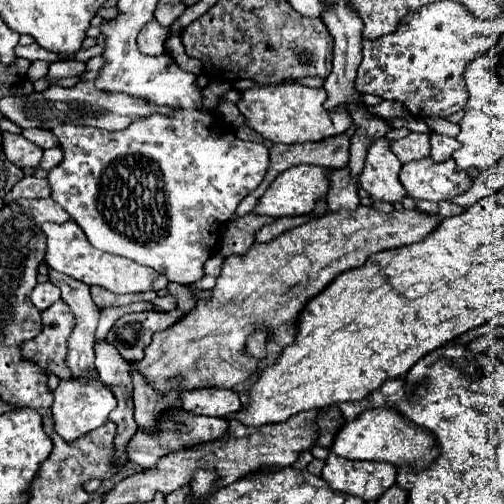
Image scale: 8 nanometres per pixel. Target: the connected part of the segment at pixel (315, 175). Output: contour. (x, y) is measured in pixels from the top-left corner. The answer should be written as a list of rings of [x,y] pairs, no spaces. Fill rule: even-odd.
[[[296,165],[296,167],[282,171],[272,183],[272,187],[268,187],[264,197],[260,199],[260,205],[256,205],[254,213],[270,215],[276,219],[282,215],[304,215],[304,213],[314,211],[316,201],[326,197],[330,189],[330,173],[332,169],[324,169],[318,165]]]

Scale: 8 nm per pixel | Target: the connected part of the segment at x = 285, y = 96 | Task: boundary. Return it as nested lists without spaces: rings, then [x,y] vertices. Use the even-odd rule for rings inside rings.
[[[286,83],[276,87],[250,87],[242,91],[242,99],[236,103],[246,125],[260,133],[270,143],[306,143],[324,141],[328,137],[344,133],[352,125],[352,117],[344,109],[328,113],[324,109],[326,91],[304,87],[300,83]]]

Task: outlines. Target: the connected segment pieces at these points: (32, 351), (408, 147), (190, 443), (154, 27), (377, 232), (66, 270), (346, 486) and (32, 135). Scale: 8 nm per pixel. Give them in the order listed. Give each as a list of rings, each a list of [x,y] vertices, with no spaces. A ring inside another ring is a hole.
[[[60,299],[52,309],[42,311],[44,331],[34,339],[20,345],[20,353],[26,361],[38,365],[44,373],[52,373],[58,379],[72,379],[72,373],[66,365],[68,337],[76,325],[74,313]]]
[[[410,133],[404,139],[392,141],[390,149],[402,163],[408,163],[408,161],[428,157],[430,155],[430,141],[428,141],[426,133]]]
[[[172,409],[172,411],[164,413],[164,421],[160,421],[160,433],[156,433],[156,437],[144,437],[142,433],[136,433],[132,437],[132,441],[128,443],[128,455],[130,455],[130,461],[138,463],[140,467],[152,469],[158,463],[158,459],[164,455],[170,455],[174,451],[188,449],[188,447],[194,447],[200,443],[222,439],[226,435],[226,429],[228,429],[226,419],[192,417],[192,413],[184,413],[182,409]]]
[[[150,19],[138,33],[138,47],[146,55],[162,55],[166,37],[168,31],[156,19]]]
[[[360,205],[354,211],[340,209],[336,213],[326,213],[268,243],[252,245],[244,257],[226,257],[222,275],[212,289],[212,299],[200,301],[192,313],[176,323],[176,327],[156,333],[152,343],[144,349],[144,359],[132,367],[144,375],[158,395],[168,395],[172,389],[232,389],[258,373],[262,365],[272,363],[280,349],[294,341],[298,311],[304,309],[306,301],[318,295],[336,275],[364,265],[364,261],[378,251],[404,247],[424,239],[438,223],[440,217],[422,215],[416,209],[394,209],[386,215]],[[258,327],[268,327],[272,333],[266,361],[256,361],[244,355],[246,337]],[[172,379],[180,379],[180,383],[174,387]]]
[[[72,219],[62,225],[44,223],[42,231],[46,233],[46,243],[48,243],[46,263],[52,269],[56,269],[76,281],[82,281],[86,285],[98,285],[112,293],[142,293],[142,291],[150,291],[150,289],[160,291],[160,289],[166,289],[166,285],[168,285],[168,279],[164,275],[156,273],[154,269],[142,267],[142,265],[128,261],[124,257],[118,257],[118,255],[108,255],[104,251],[92,249],[92,245],[88,245],[88,239],[84,237],[84,231]]]
[[[330,453],[322,479],[336,491],[348,491],[364,501],[374,501],[396,483],[396,467],[390,463],[350,461]]]
[[[24,129],[22,135],[24,135],[28,141],[36,143],[38,147],[42,147],[42,149],[58,147],[58,139],[56,139],[56,135],[54,135],[52,131],[44,131],[44,129]]]

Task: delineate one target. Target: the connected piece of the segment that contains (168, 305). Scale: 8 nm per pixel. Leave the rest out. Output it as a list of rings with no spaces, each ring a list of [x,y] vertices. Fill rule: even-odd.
[[[172,295],[156,297],[156,299],[152,301],[152,305],[154,305],[156,311],[172,311],[172,309],[176,309],[176,297],[172,297]]]

